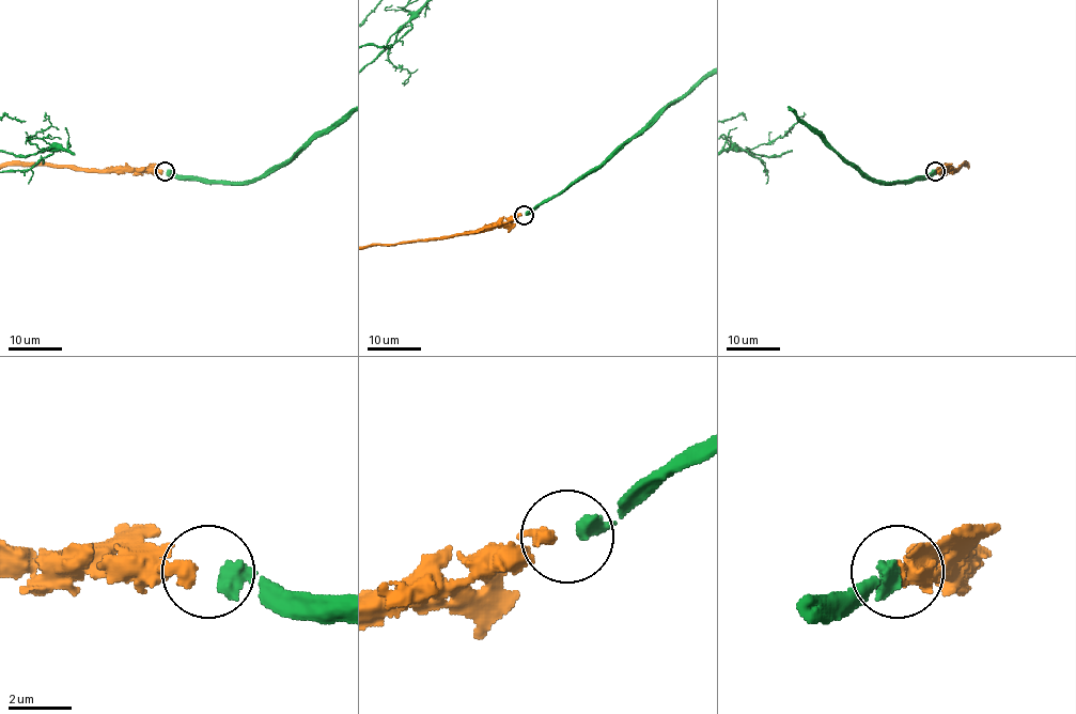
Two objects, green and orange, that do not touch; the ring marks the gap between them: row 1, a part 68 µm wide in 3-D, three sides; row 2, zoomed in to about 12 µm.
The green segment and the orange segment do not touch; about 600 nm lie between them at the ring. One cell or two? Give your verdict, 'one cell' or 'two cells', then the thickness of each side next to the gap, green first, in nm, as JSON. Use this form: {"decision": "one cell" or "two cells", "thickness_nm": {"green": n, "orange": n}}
{"decision": "one cell", "thickness_nm": {"green": 600, "orange": 480}}

